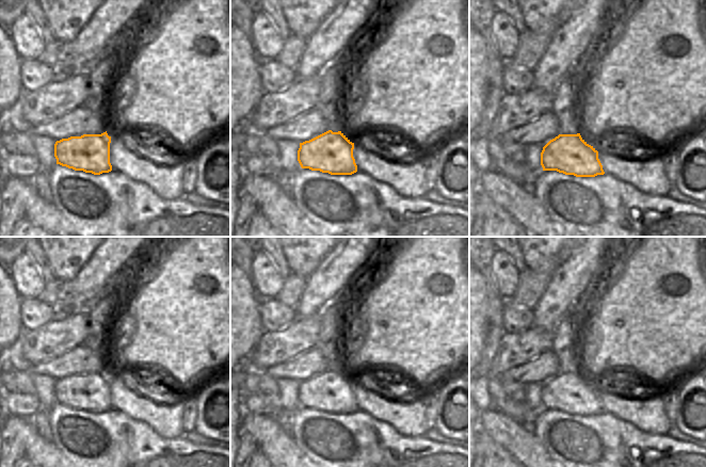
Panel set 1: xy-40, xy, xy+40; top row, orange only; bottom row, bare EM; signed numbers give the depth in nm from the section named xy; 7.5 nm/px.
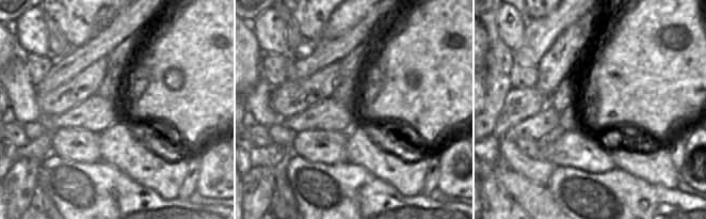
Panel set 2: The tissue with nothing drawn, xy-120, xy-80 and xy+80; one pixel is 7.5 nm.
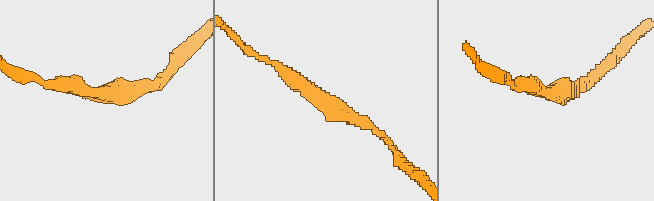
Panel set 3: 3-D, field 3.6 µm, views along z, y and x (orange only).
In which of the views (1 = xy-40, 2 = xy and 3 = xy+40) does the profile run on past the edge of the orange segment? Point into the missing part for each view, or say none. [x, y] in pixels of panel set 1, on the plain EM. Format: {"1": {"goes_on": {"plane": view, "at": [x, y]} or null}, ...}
{"1": {"goes_on": null}, "2": {"goes_on": null}, "3": {"goes_on": null}}

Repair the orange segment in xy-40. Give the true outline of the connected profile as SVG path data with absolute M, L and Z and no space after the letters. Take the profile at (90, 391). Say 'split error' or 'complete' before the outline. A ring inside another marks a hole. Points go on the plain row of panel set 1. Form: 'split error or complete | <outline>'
complete | M107 370L62 377L54 383L57 403L94 414L109 412L112 409L110 382Z

